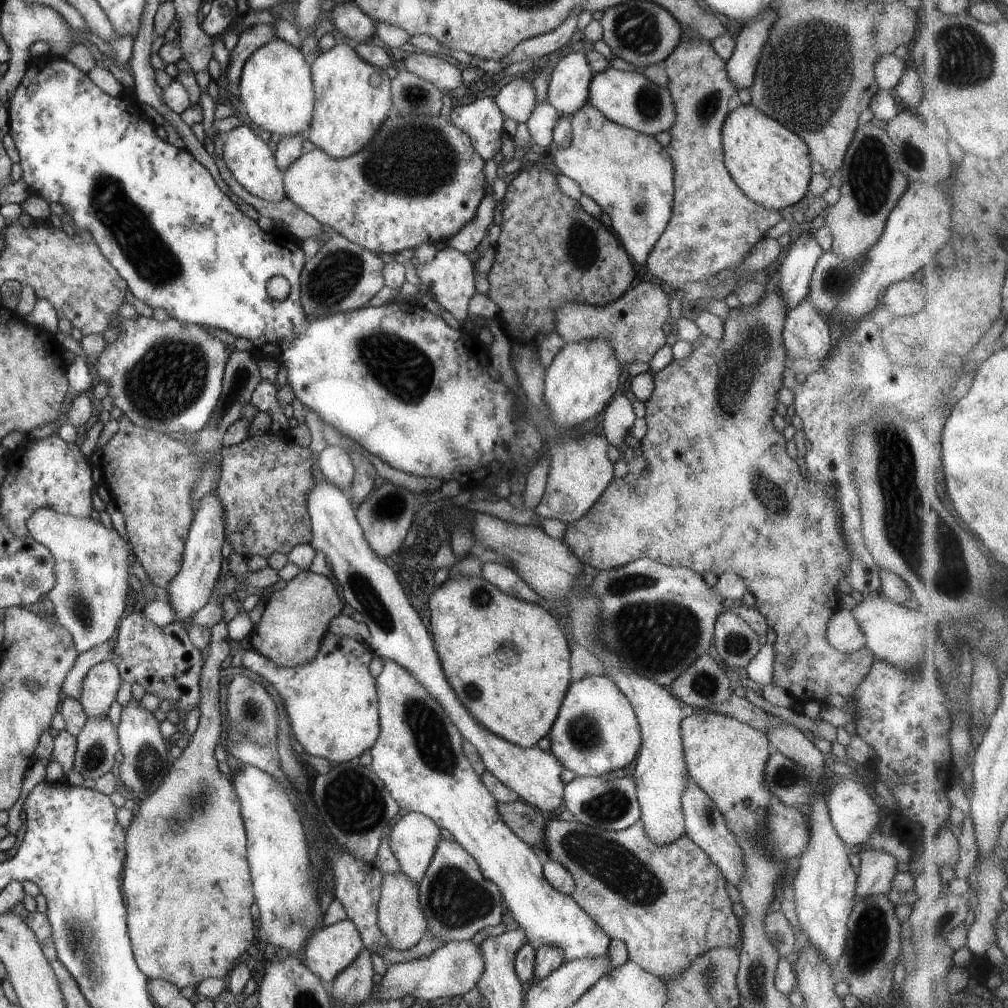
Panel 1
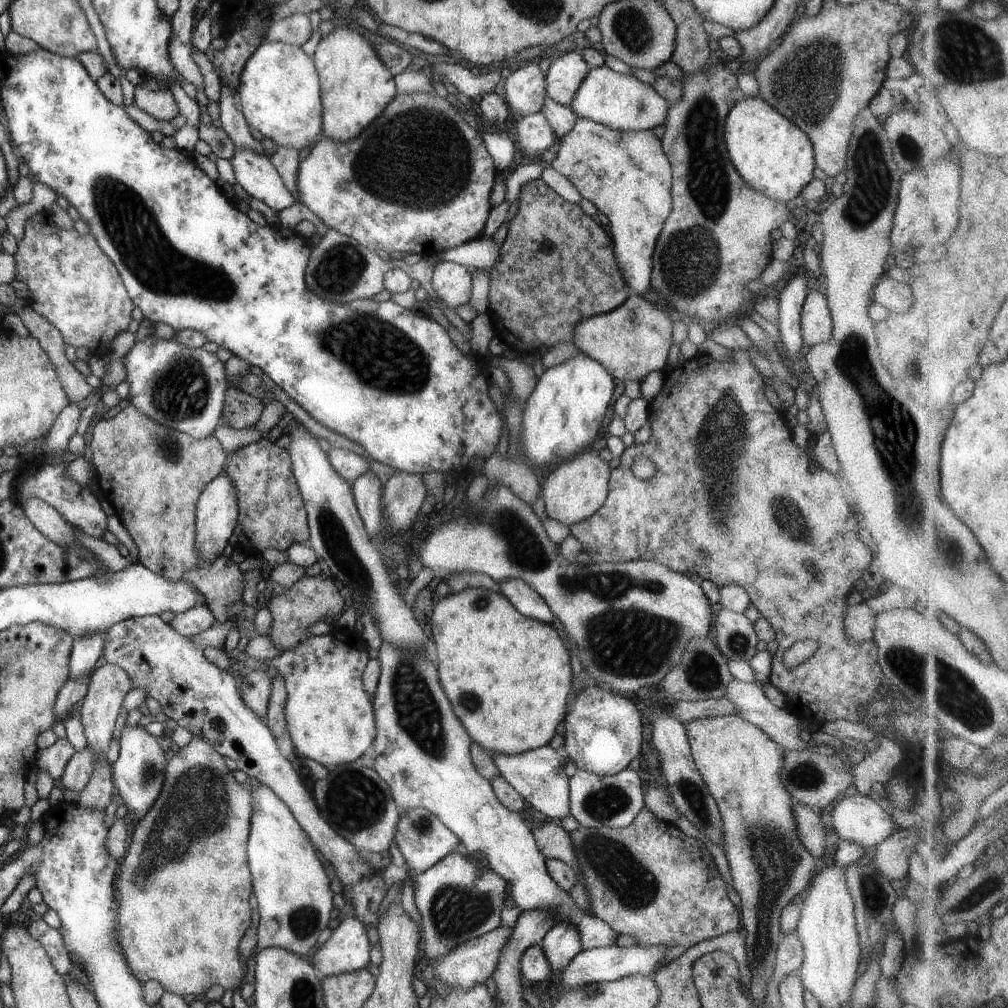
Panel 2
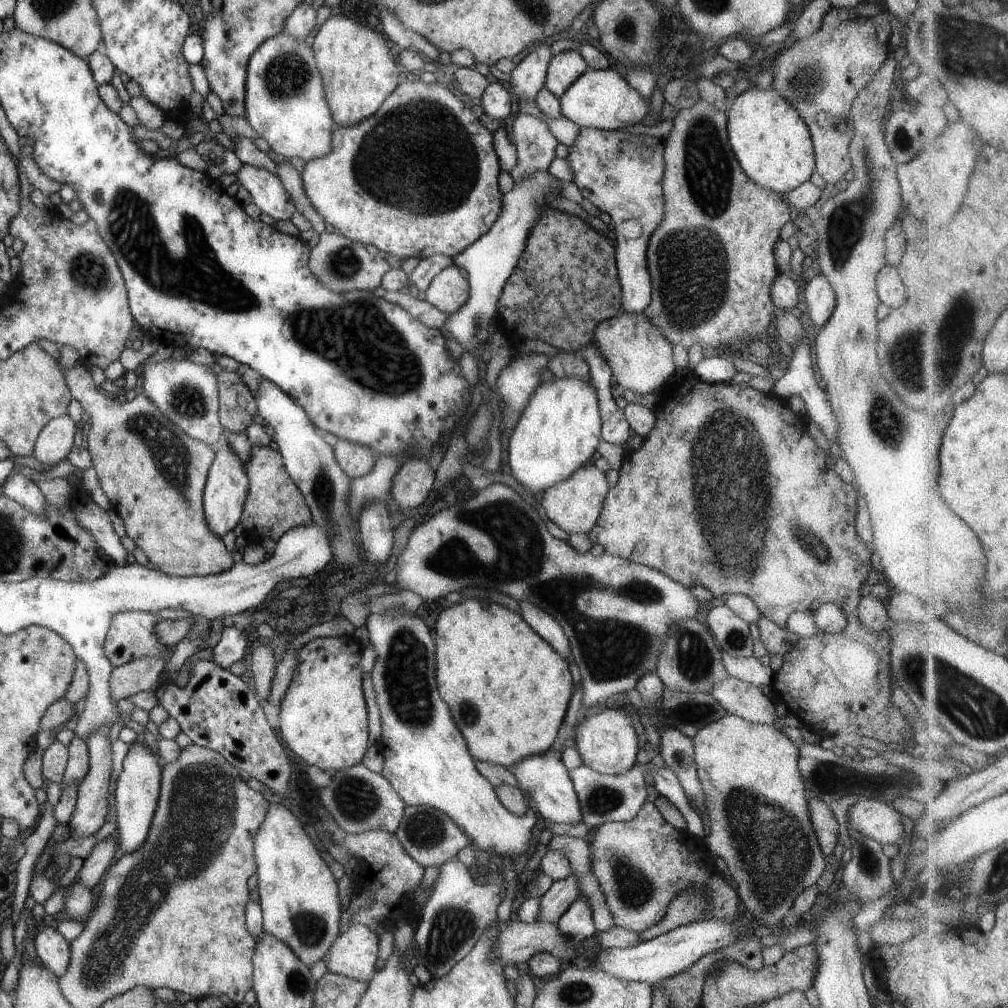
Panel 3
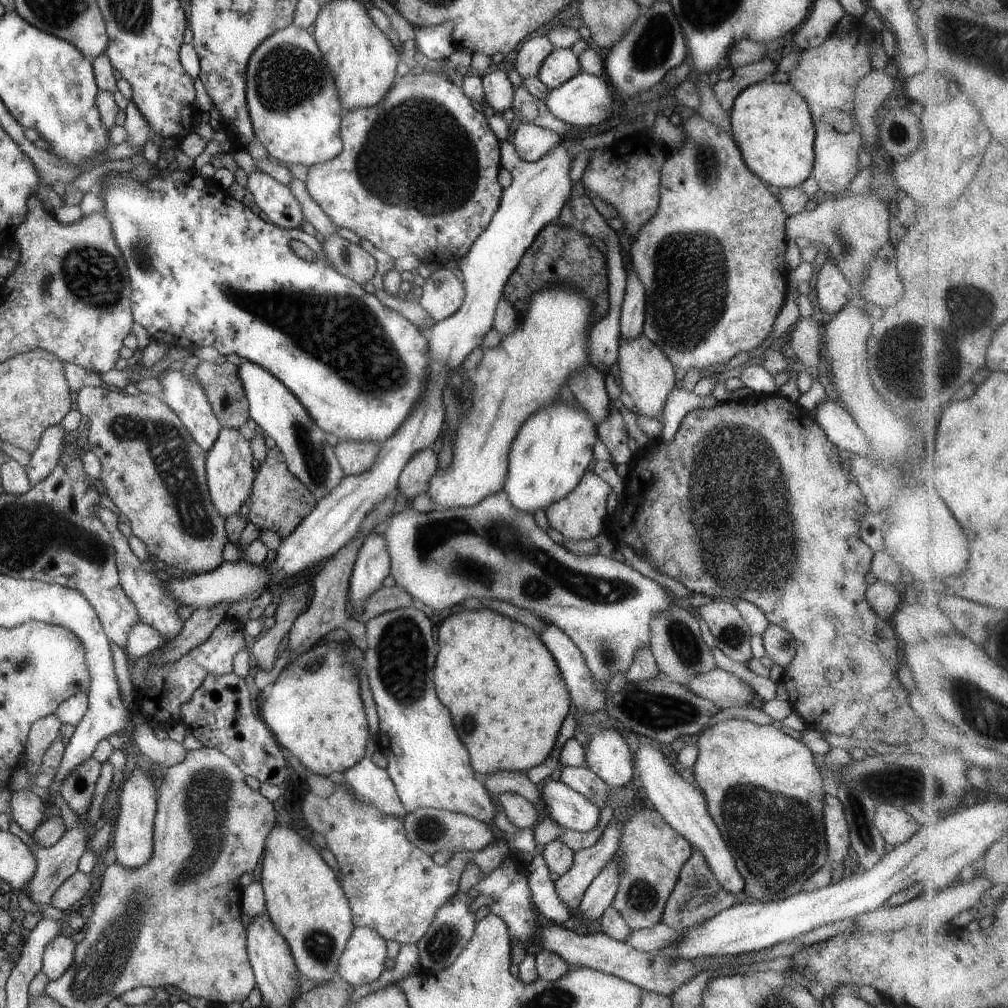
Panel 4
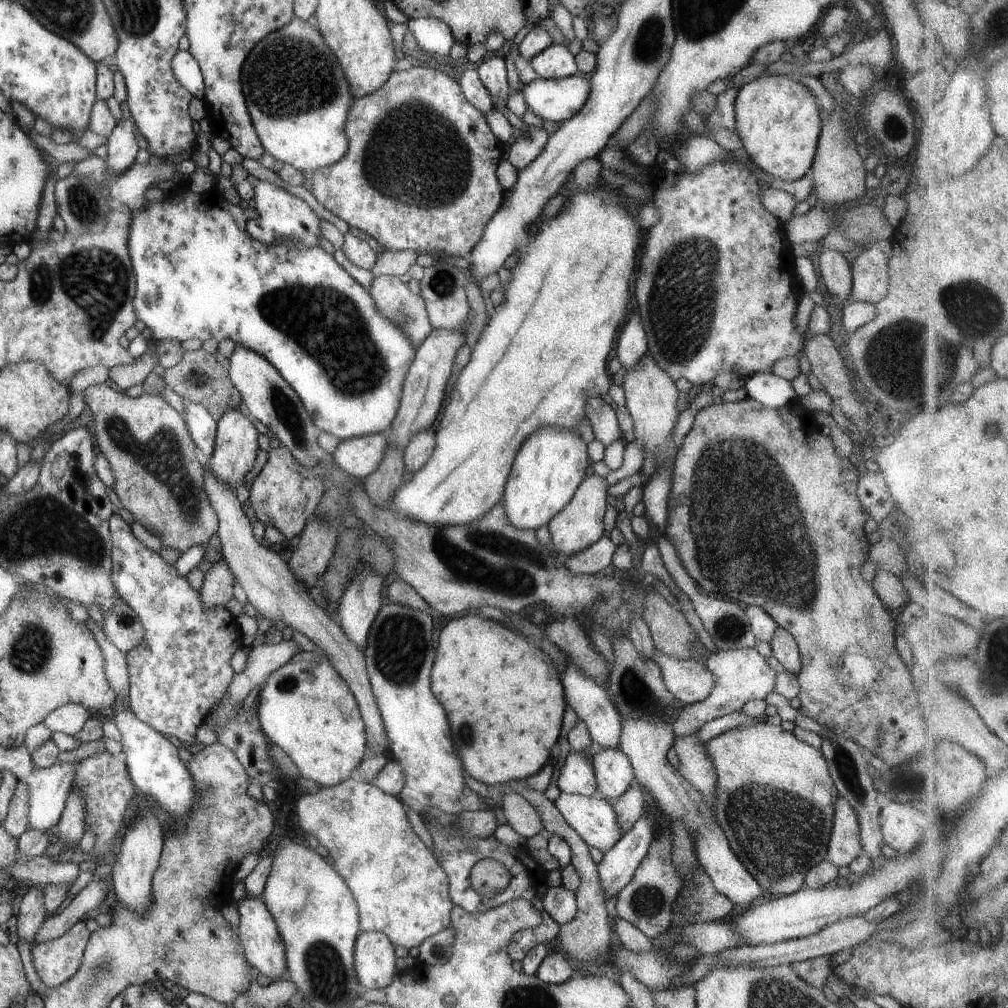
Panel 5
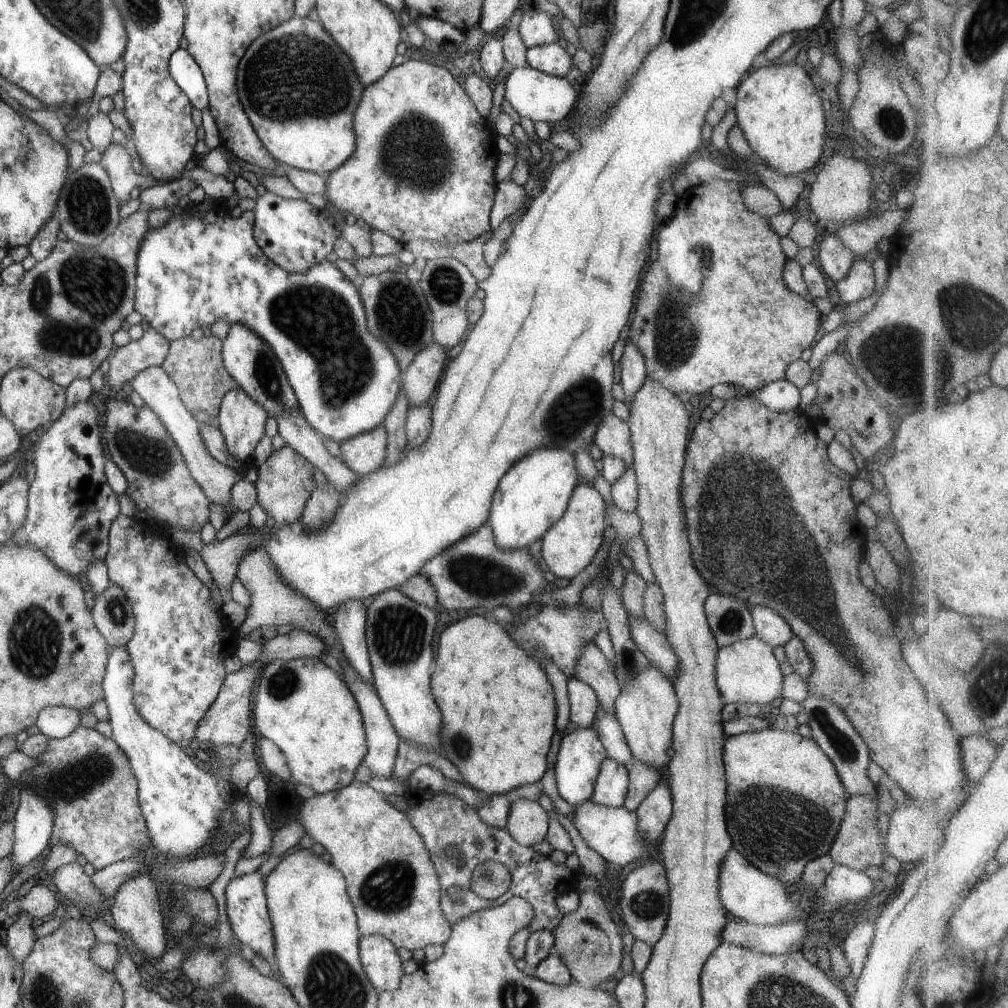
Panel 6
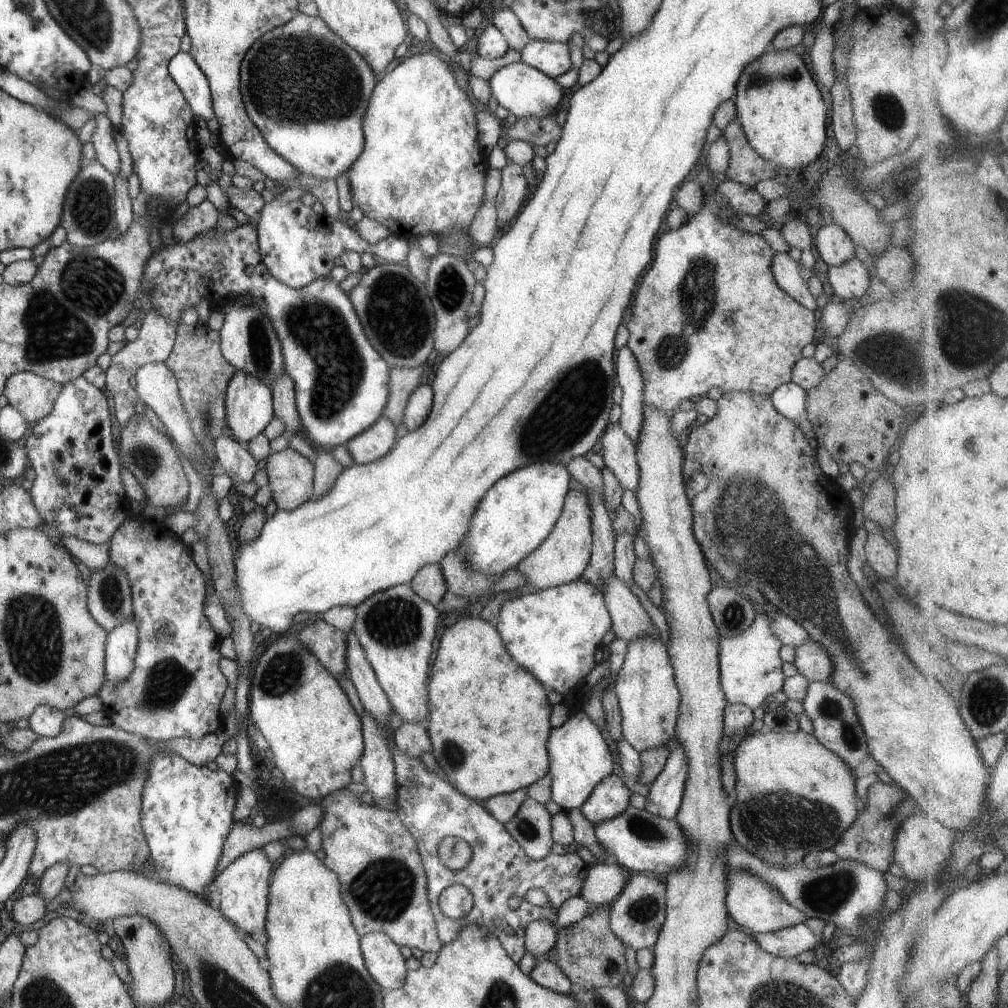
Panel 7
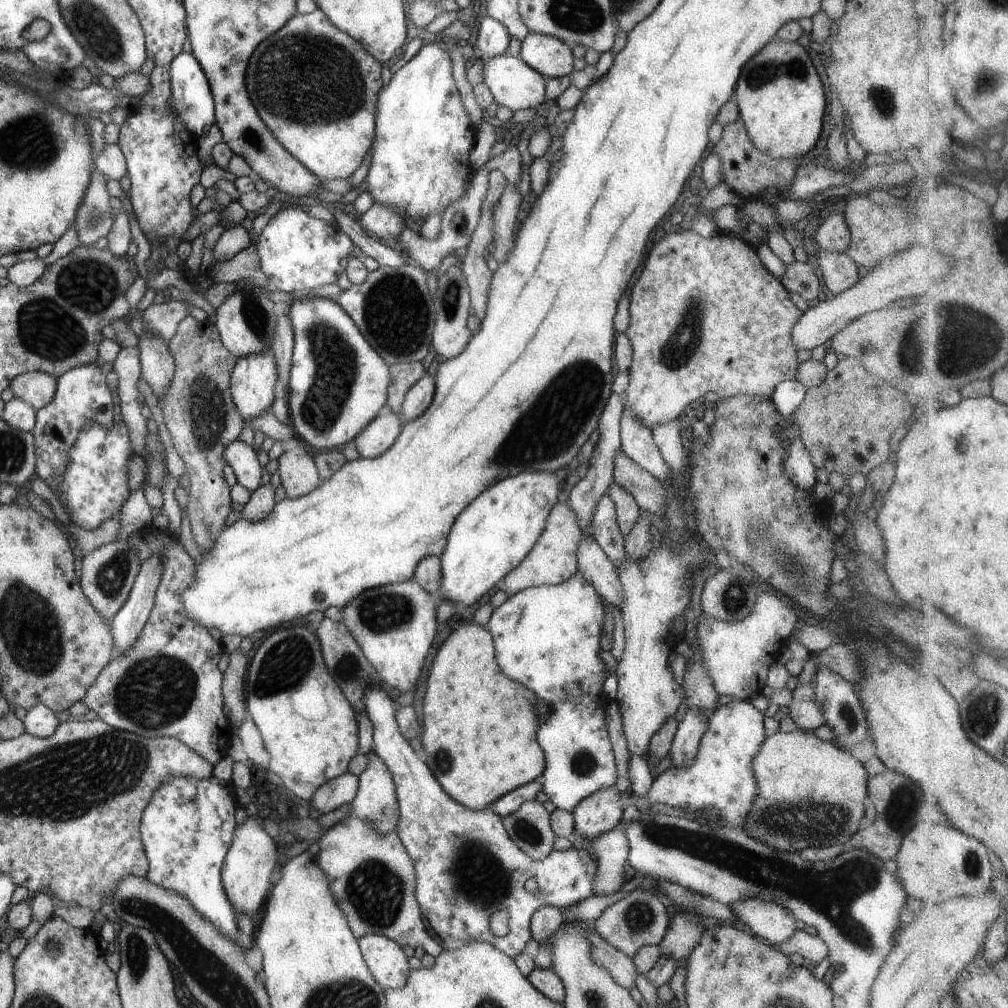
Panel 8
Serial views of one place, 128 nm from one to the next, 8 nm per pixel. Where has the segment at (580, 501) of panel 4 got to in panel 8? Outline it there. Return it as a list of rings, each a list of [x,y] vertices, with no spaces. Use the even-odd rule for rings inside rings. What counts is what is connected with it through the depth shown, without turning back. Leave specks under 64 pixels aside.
[[[556,502],[549,510],[549,516],[545,520],[545,526],[533,544],[533,548],[527,552],[525,558],[519,562],[511,572],[507,572],[499,580],[501,592],[507,597],[527,587],[538,587],[543,585],[558,585],[565,582],[576,572],[577,542],[581,538],[581,530],[575,522],[573,512],[567,508],[565,502]]]

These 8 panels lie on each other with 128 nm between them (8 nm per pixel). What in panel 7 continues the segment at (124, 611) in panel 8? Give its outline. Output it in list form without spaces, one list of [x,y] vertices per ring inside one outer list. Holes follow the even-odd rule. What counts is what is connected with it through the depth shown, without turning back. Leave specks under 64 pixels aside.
[[[131,613],[131,616],[127,616],[127,620],[121,622],[121,626],[117,624],[107,633],[104,648],[104,682],[117,684],[131,674],[138,641],[136,623],[137,620]]]

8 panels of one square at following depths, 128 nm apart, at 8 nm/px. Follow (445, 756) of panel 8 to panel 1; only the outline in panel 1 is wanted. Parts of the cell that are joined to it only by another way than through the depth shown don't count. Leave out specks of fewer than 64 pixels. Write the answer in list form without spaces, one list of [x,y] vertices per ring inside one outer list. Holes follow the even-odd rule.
[[[449,577],[429,598],[431,636],[442,674],[463,709],[487,733],[511,745],[534,747],[551,729],[570,686],[570,647],[555,619],[538,605],[502,594],[481,577]]]

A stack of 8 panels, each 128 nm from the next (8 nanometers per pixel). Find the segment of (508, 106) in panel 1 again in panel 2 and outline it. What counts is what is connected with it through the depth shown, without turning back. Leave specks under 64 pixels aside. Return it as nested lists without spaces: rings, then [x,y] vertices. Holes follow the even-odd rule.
[[[525,64],[505,73],[503,100],[517,116],[527,116],[540,110],[545,102],[545,74],[537,64]]]

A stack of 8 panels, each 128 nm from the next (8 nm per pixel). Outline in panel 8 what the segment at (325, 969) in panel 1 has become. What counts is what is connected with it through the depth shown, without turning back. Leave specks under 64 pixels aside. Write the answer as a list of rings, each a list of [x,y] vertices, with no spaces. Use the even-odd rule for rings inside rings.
[[[373,933],[357,938],[357,944],[363,962],[382,989],[396,989],[404,985],[410,968],[399,944]]]

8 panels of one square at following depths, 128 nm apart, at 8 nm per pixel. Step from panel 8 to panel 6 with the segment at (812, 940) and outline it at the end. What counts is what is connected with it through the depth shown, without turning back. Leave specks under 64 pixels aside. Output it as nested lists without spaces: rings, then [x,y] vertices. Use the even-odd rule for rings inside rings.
[[[725,920],[721,930],[721,943],[742,946],[764,955],[781,955],[799,951],[807,936],[804,921],[761,926],[743,920]]]

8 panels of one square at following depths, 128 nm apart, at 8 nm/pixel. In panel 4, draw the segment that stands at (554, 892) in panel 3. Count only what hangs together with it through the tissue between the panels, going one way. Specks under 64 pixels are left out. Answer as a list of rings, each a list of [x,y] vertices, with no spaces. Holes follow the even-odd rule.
[[[621,822],[608,824],[595,844],[573,854],[571,868],[559,875],[554,884],[555,892],[565,906],[574,910],[579,906],[583,893],[601,868],[611,860],[619,846]]]

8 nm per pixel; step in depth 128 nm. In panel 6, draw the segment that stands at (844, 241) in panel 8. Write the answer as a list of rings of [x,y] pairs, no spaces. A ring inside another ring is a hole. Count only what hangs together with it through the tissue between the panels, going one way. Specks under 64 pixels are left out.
[[[829,233],[823,235],[817,244],[817,258],[823,274],[828,276],[833,284],[837,284],[841,278],[845,278],[855,256],[841,244],[841,240],[837,240],[835,233]]]

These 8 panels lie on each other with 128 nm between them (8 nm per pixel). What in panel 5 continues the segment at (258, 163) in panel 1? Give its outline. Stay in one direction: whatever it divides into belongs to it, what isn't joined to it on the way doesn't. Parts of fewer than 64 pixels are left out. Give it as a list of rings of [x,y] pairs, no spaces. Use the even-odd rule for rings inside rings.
[[[268,181],[255,182],[253,186],[254,209],[257,218],[249,219],[246,224],[247,232],[251,238],[255,238],[261,244],[271,244],[277,240],[285,242],[301,242],[307,248],[318,246],[321,232],[319,232],[319,218],[315,212],[303,201],[287,190],[278,187],[275,183]]]

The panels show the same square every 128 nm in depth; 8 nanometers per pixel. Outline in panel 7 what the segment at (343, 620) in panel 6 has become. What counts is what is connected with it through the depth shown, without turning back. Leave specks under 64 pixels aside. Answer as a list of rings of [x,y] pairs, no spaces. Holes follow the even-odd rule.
[[[349,630],[349,634],[345,633],[345,642],[347,642],[347,648],[345,648],[346,674],[355,687],[362,707],[369,712],[371,718],[375,718],[375,724],[383,732],[387,748],[393,754],[393,770],[396,780],[396,798],[394,799],[396,808],[394,811],[417,844],[417,852],[419,852],[423,872],[425,872],[425,890],[427,890],[429,908],[433,914],[433,920],[435,920],[437,938],[442,943],[451,942],[457,938],[459,930],[469,924],[477,924],[499,940],[503,950],[513,962],[519,962],[526,951],[524,932],[527,924],[532,920],[555,922],[555,918],[557,918],[555,910],[563,904],[564,900],[571,896],[577,896],[581,892],[581,886],[583,886],[583,880],[586,879],[590,865],[589,859],[580,852],[569,852],[562,855],[549,853],[539,860],[527,858],[523,849],[505,830],[504,824],[493,818],[480,802],[463,796],[447,780],[443,781],[433,772],[427,772],[420,759],[405,756],[395,746],[395,742],[389,734],[389,728],[387,728],[389,712],[392,712],[391,704],[389,704],[385,692],[381,690],[375,673],[369,666],[353,630]],[[445,836],[461,838],[470,846],[471,858],[464,868],[449,870],[437,861],[437,844]],[[453,884],[465,886],[472,896],[473,903],[471,910],[457,919],[446,917],[438,906],[439,893]],[[533,888],[540,889],[547,896],[547,906],[535,906],[524,899],[527,890]],[[511,896],[520,899],[519,906],[515,910],[509,910],[509,906],[507,906],[507,900]],[[496,919],[505,922],[505,925],[512,930],[512,934],[501,933],[494,928],[493,922]]]

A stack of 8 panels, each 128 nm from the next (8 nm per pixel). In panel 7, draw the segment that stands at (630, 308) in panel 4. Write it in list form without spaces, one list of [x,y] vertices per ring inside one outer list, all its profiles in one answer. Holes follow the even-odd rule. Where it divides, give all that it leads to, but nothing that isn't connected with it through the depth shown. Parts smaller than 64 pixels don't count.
[[[627,345],[621,346],[615,352],[614,368],[616,384],[622,392],[618,422],[625,436],[635,445],[639,440],[641,426],[643,426],[641,408],[644,383],[641,380],[641,372],[639,372],[635,357]]]

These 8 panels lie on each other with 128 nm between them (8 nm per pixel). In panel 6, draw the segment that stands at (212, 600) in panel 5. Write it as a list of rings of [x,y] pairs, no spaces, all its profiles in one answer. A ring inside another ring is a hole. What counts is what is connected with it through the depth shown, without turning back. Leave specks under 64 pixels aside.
[[[246,526],[239,534],[225,537],[221,542],[202,546],[197,551],[211,576],[211,580],[217,586],[219,594],[228,596],[229,588],[236,578],[236,568],[239,558],[257,546],[259,534],[257,530]]]

